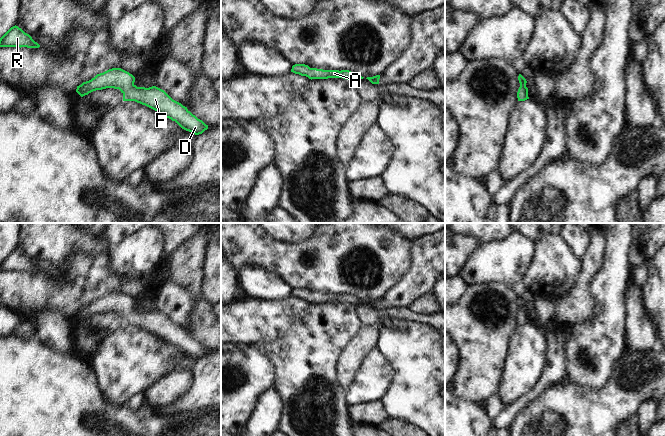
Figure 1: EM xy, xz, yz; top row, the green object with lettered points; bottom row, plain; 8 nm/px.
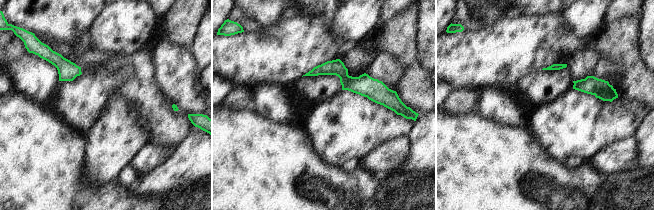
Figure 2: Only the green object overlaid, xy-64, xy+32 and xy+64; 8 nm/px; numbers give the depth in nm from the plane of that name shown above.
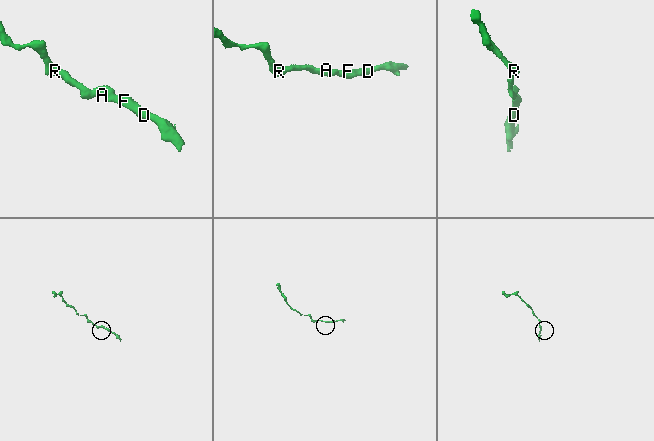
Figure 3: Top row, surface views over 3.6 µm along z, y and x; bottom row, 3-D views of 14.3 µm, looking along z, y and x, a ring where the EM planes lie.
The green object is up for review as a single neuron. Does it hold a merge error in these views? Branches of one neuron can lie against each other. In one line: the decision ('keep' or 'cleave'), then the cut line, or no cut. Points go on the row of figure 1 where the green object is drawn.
keep; cut none

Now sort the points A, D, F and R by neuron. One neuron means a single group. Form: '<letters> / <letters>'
A D F R

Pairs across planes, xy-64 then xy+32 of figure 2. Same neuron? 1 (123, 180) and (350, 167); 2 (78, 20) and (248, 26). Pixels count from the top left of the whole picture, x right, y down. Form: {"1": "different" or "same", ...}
{"1": "same", "2": "different"}

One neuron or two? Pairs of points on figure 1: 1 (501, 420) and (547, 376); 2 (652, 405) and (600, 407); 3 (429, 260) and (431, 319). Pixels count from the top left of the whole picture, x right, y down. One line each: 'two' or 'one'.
1: one
2: two
3: two

